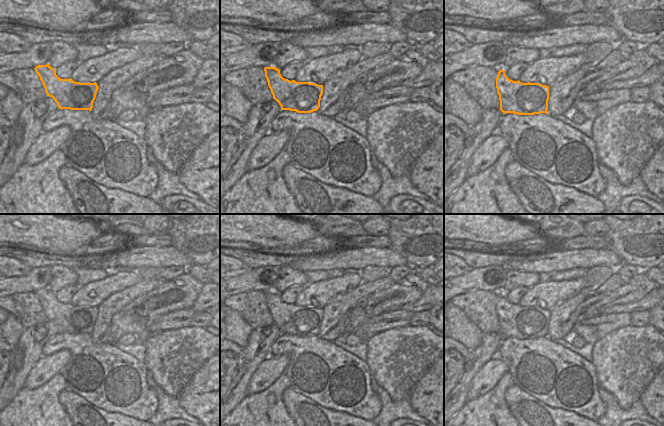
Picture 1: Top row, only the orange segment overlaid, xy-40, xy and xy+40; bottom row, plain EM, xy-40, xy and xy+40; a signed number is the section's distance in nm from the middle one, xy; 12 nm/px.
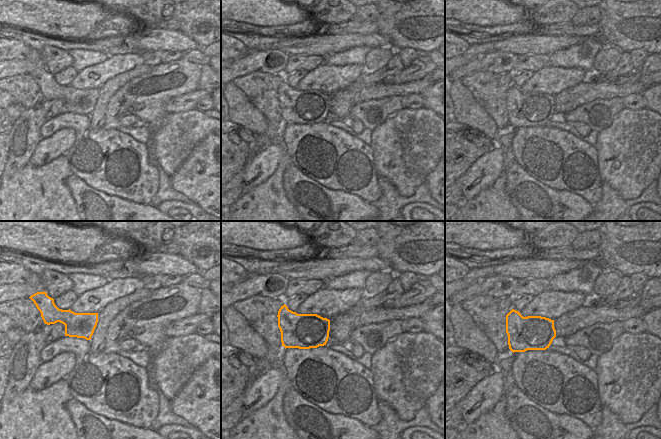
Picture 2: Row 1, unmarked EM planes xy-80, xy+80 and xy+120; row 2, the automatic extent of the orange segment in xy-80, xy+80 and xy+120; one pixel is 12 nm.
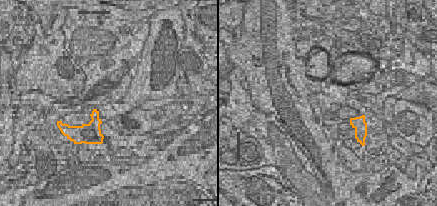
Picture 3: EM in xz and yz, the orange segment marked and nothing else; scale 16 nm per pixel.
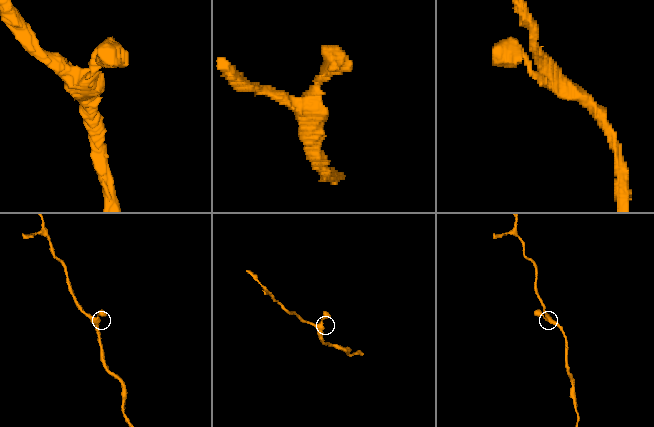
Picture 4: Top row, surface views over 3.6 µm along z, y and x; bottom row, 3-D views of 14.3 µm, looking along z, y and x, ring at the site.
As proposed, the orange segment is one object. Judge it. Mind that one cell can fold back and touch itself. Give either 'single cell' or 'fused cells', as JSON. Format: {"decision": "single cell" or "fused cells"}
{"decision": "single cell"}

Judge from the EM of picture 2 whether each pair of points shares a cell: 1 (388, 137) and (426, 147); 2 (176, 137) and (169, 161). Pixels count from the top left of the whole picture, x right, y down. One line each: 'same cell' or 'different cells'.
1: same cell
2: same cell

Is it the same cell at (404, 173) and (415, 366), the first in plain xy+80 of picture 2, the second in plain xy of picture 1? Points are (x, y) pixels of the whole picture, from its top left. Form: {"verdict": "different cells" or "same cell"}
{"verdict": "same cell"}

